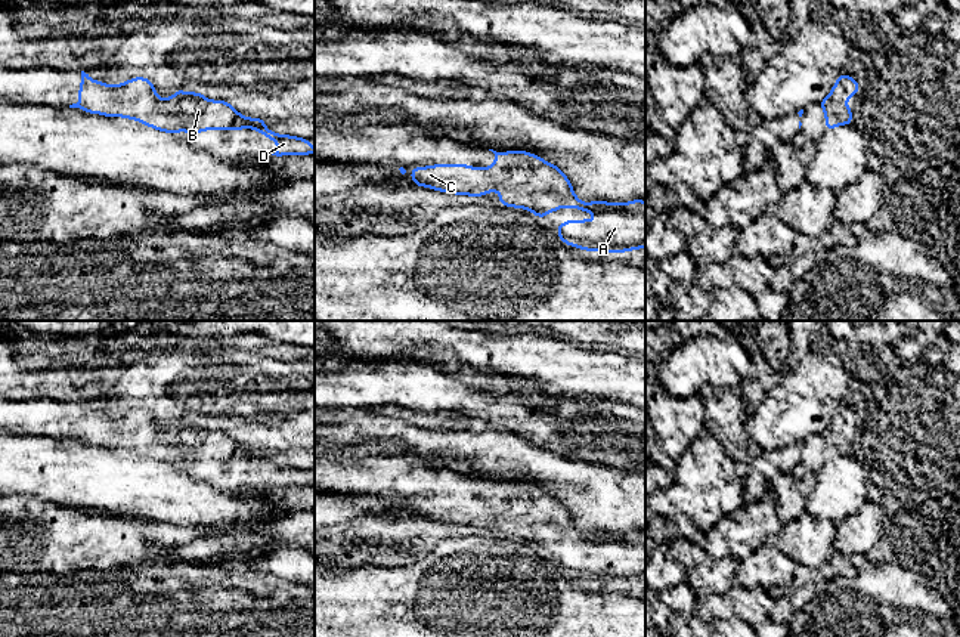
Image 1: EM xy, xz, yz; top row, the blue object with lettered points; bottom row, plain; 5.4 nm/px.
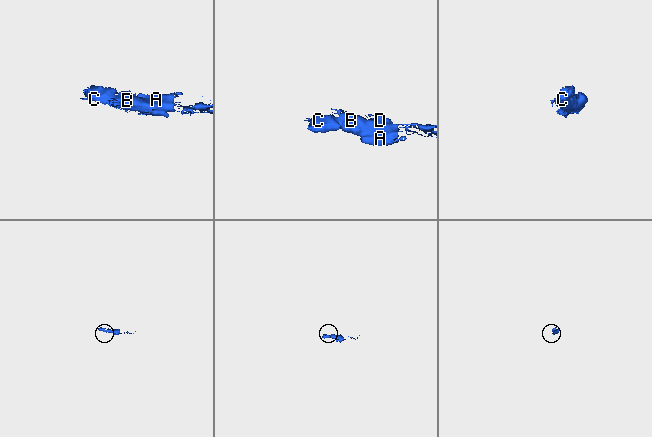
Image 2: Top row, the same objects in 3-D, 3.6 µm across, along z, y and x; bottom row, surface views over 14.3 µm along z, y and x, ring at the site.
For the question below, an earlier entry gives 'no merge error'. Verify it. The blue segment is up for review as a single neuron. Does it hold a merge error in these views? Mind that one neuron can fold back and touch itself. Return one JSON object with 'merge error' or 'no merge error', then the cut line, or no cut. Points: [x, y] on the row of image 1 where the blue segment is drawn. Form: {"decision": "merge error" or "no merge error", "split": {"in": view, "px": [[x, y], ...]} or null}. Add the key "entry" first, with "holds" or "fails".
{"entry": "holds", "decision": "no merge error", "split": null}

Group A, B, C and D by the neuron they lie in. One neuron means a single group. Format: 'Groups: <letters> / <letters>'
Groups: A B C D

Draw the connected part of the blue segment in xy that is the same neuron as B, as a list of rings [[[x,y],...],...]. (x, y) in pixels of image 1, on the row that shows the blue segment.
[[[81,71],[81,87],[77,92],[80,102],[69,108],[105,117],[126,117],[170,134],[254,129],[278,143],[278,151],[272,155],[315,154],[309,139],[276,134],[264,127],[266,120],[242,117],[224,101],[210,101],[198,92],[185,90],[174,90],[173,98],[160,99],[149,78],[136,77],[118,86],[108,86],[93,81]]]

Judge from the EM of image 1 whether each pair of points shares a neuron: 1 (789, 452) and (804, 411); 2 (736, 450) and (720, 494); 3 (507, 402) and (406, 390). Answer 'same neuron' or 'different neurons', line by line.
1: different neurons
2: different neurons
3: same neuron

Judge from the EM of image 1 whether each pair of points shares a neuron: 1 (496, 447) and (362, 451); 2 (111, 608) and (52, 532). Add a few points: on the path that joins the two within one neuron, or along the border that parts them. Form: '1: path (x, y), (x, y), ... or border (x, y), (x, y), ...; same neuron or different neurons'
1: border (403, 442), (409, 450); different neurons
2: border (115, 565), (68, 575), (48, 574); different neurons

